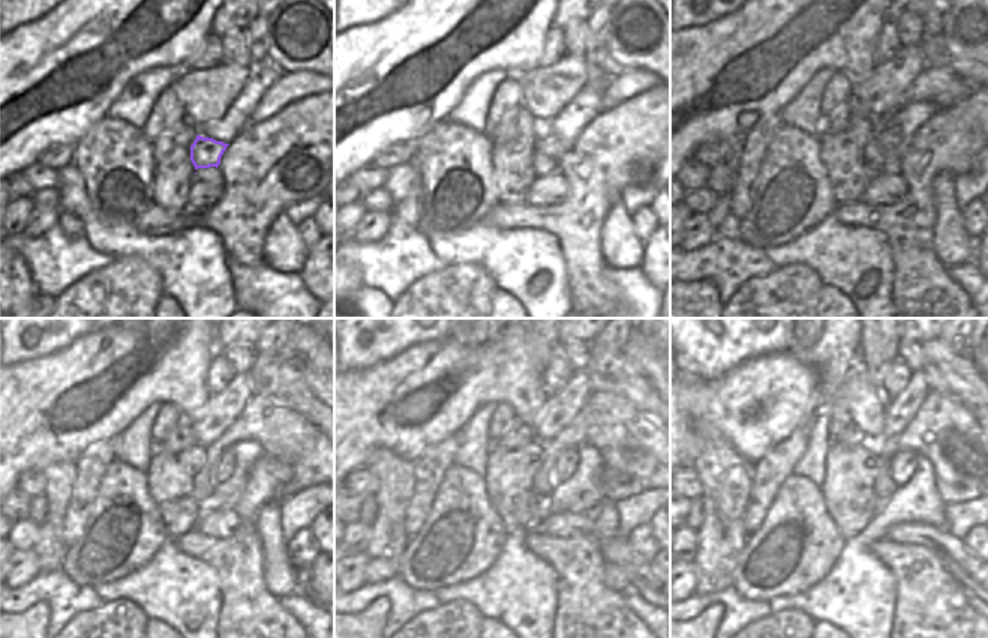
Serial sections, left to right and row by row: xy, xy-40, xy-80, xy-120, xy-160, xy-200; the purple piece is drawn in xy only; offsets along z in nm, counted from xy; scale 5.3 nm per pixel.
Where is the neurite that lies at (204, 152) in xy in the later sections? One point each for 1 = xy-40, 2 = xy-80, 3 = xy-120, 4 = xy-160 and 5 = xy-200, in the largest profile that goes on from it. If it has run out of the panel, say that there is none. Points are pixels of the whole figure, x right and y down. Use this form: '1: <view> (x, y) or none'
1: xy-40 (552, 147)
2: xy-80 (891, 137)
3: xy-120 (222, 472)
4: xy-160 (565, 466)
5: xy-200 (901, 467)

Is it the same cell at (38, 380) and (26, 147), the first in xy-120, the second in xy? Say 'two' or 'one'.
one

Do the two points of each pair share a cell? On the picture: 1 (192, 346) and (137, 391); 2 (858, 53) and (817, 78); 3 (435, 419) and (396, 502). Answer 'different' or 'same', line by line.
1: same
2: different
3: different

